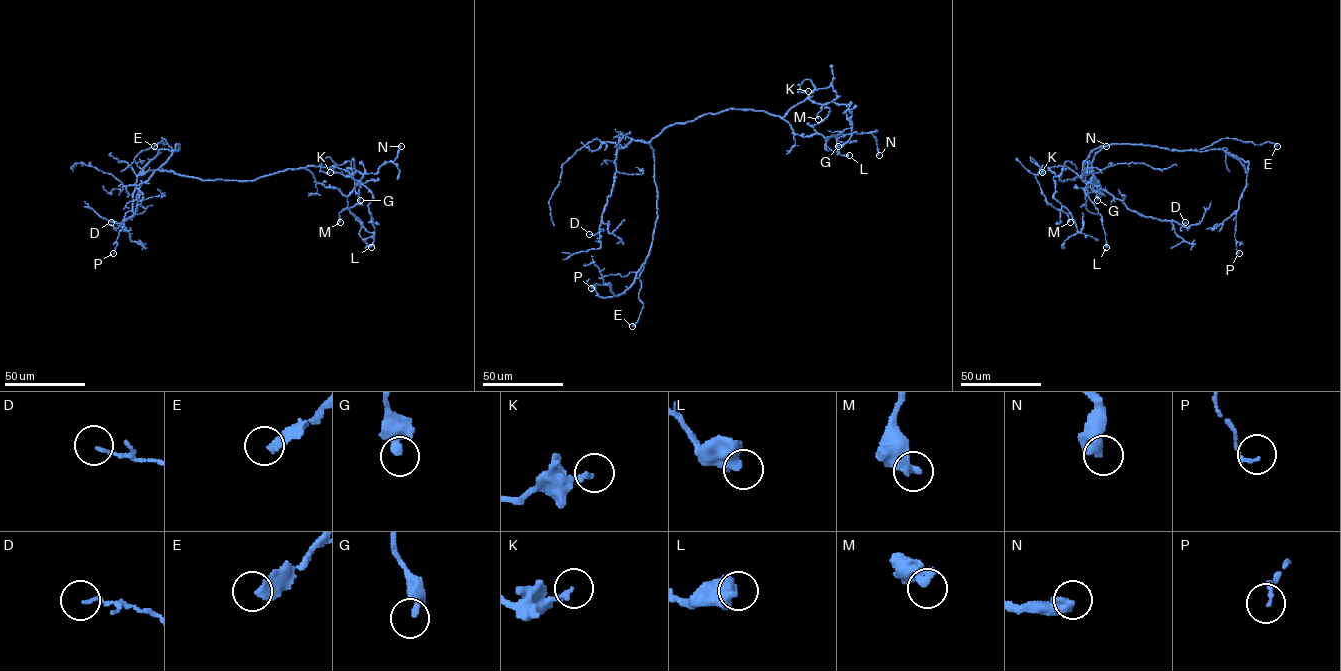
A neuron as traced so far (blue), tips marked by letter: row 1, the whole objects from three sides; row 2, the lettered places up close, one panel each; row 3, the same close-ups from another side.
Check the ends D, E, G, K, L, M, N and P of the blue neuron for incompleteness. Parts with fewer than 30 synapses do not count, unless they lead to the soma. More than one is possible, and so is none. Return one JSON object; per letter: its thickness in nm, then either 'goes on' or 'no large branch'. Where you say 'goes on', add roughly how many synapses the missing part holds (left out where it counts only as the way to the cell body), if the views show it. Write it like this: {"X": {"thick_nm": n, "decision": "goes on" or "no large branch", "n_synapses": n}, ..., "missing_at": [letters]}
{"D": {"thick_nm": 90, "decision": "no large branch"}, "E": {"thick_nm": 440, "decision": "goes on"}, "G": {"thick_nm": 360, "decision": "no large branch"}, "K": {"thick_nm": 160, "decision": "no large branch"}, "L": {"thick_nm": 600, "decision": "no large branch"}, "M": {"thick_nm": 360, "decision": "no large branch"}, "N": {"thick_nm": 440, "decision": "no large branch"}, "P": {"thick_nm": 120, "decision": "no large branch"}, "missing_at": ["E"]}

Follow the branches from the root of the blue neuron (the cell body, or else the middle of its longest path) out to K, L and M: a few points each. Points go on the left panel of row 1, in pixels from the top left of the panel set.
K: (176, 174), (203, 180), (255, 180), (288, 169), (337, 166), (327, 157), (320, 170), (330, 172)
L: (176, 174), (244, 181), (305, 168), (317, 183), (347, 197), (347, 209), (361, 227), (359, 235), (371, 247)
M: (176, 174), (244, 181), (288, 169), (338, 167), (354, 174), (359, 198), (358, 204), (339, 212), (340, 222)

